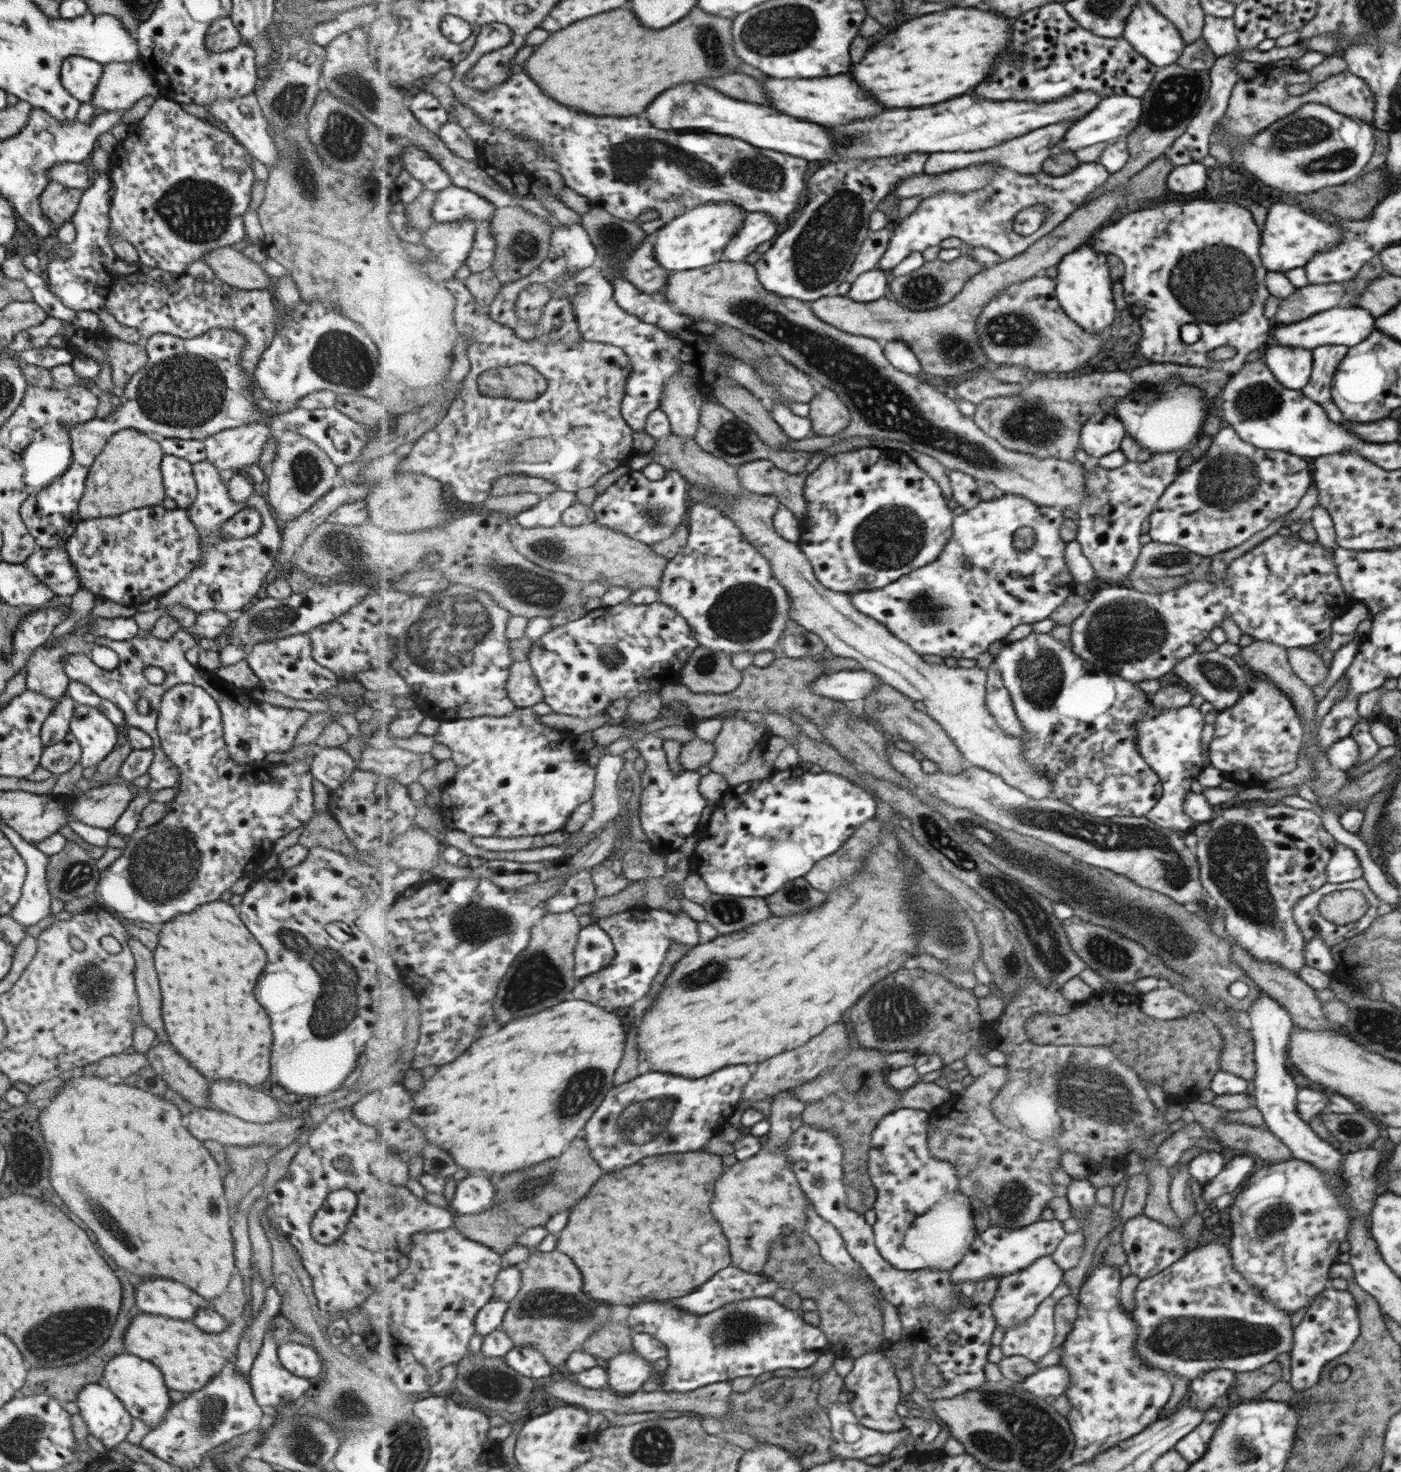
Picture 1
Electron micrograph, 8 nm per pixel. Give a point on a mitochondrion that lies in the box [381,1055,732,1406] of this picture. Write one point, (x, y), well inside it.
(641, 1121)

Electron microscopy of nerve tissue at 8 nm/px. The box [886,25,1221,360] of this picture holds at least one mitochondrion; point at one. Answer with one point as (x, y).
(1174, 99)

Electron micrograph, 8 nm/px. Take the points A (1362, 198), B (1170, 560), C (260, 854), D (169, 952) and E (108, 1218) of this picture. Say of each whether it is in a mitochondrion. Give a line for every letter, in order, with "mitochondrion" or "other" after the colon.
A: mitochondrion
B: mitochondrion
C: other
D: other
E: mitochondrion

